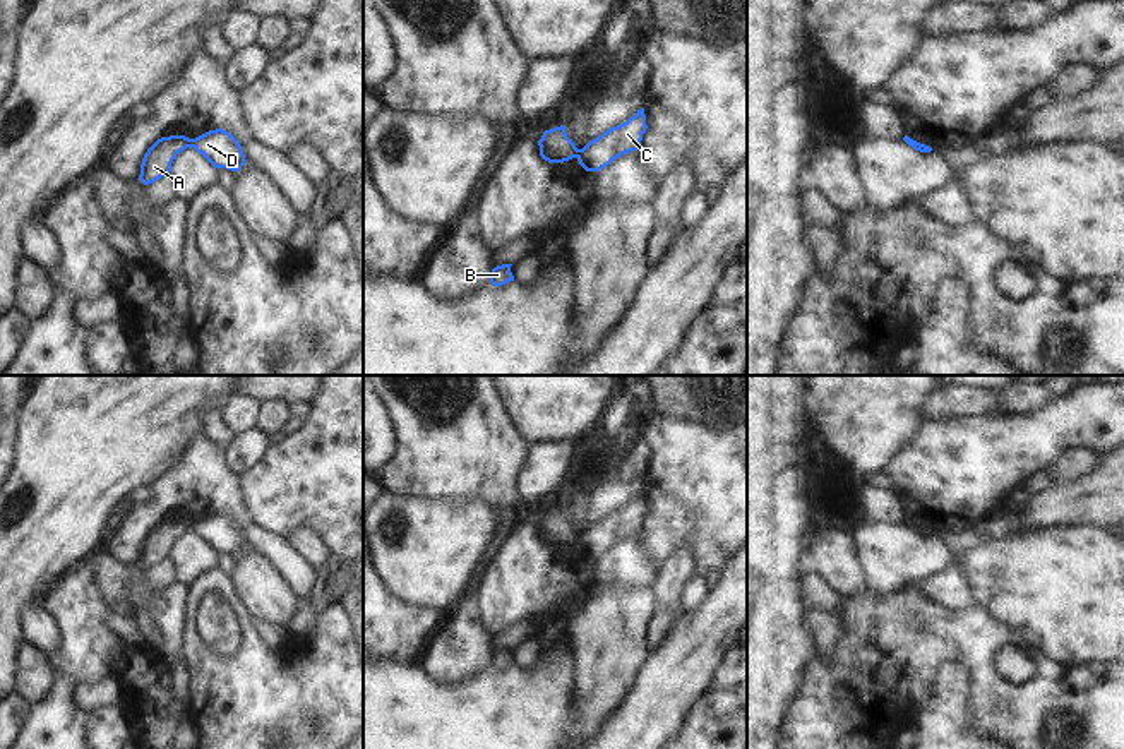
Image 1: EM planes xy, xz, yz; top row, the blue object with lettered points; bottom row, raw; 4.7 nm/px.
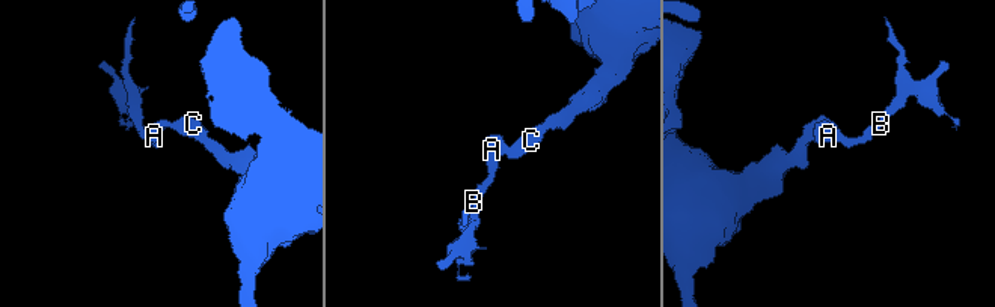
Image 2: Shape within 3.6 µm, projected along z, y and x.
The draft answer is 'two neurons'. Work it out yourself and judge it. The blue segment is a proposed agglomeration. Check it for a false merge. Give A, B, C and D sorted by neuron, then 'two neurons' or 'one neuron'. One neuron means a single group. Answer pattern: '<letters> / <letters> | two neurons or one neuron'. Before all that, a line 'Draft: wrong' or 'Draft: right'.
Draft: right
A B / C D | two neurons

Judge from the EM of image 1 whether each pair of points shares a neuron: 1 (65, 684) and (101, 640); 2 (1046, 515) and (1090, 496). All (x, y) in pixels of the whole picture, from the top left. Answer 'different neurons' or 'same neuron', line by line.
1: different neurons
2: same neuron

